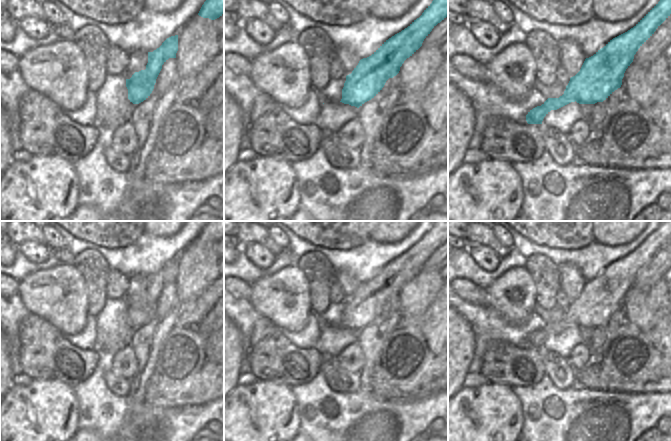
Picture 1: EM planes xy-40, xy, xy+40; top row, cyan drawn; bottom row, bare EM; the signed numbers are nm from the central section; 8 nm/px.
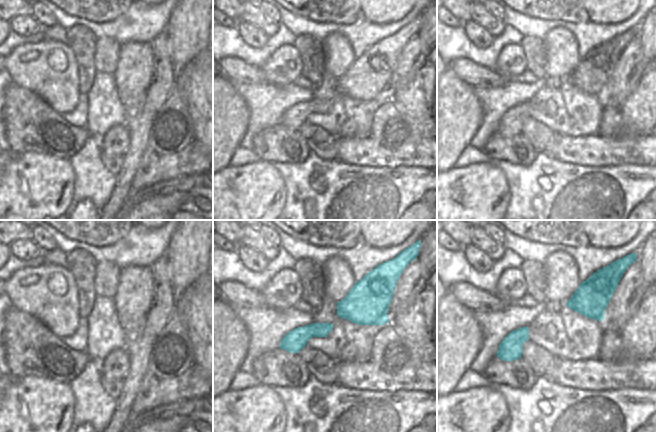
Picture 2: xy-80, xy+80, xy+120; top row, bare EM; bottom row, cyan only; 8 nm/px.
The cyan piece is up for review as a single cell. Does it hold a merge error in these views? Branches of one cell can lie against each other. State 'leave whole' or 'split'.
leave whole

